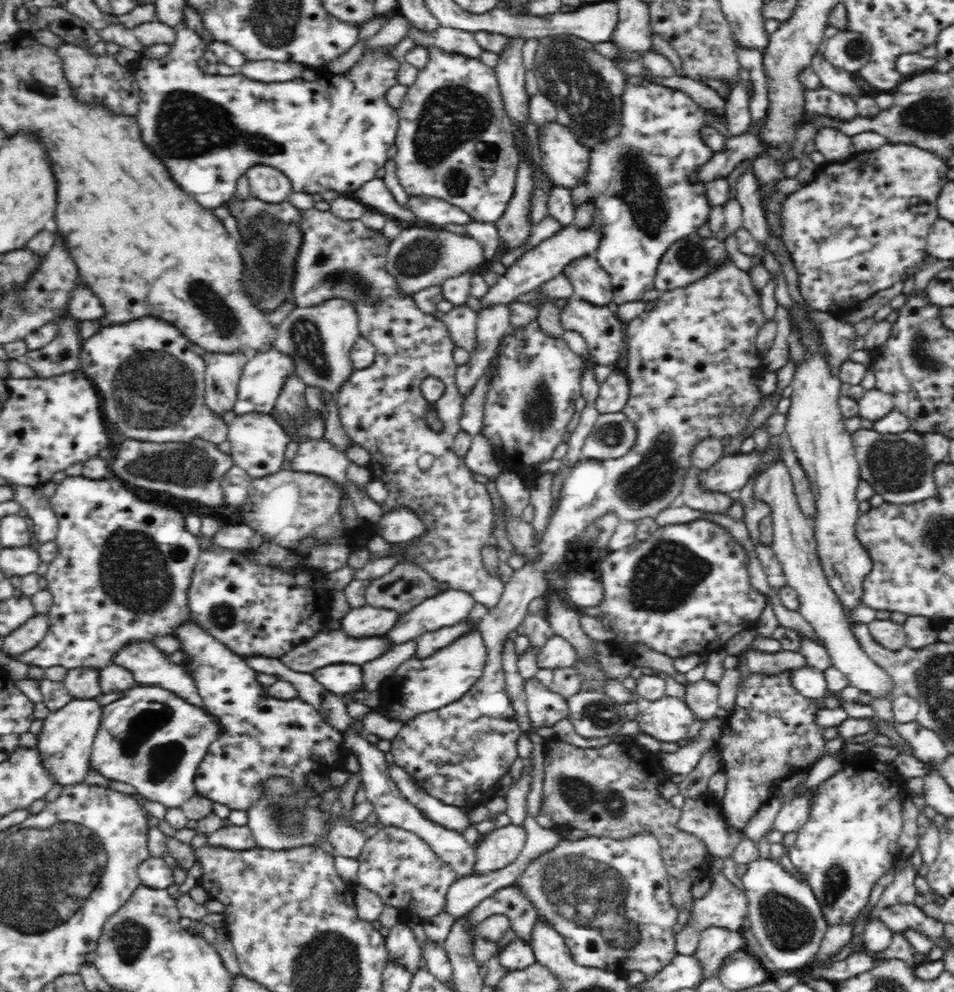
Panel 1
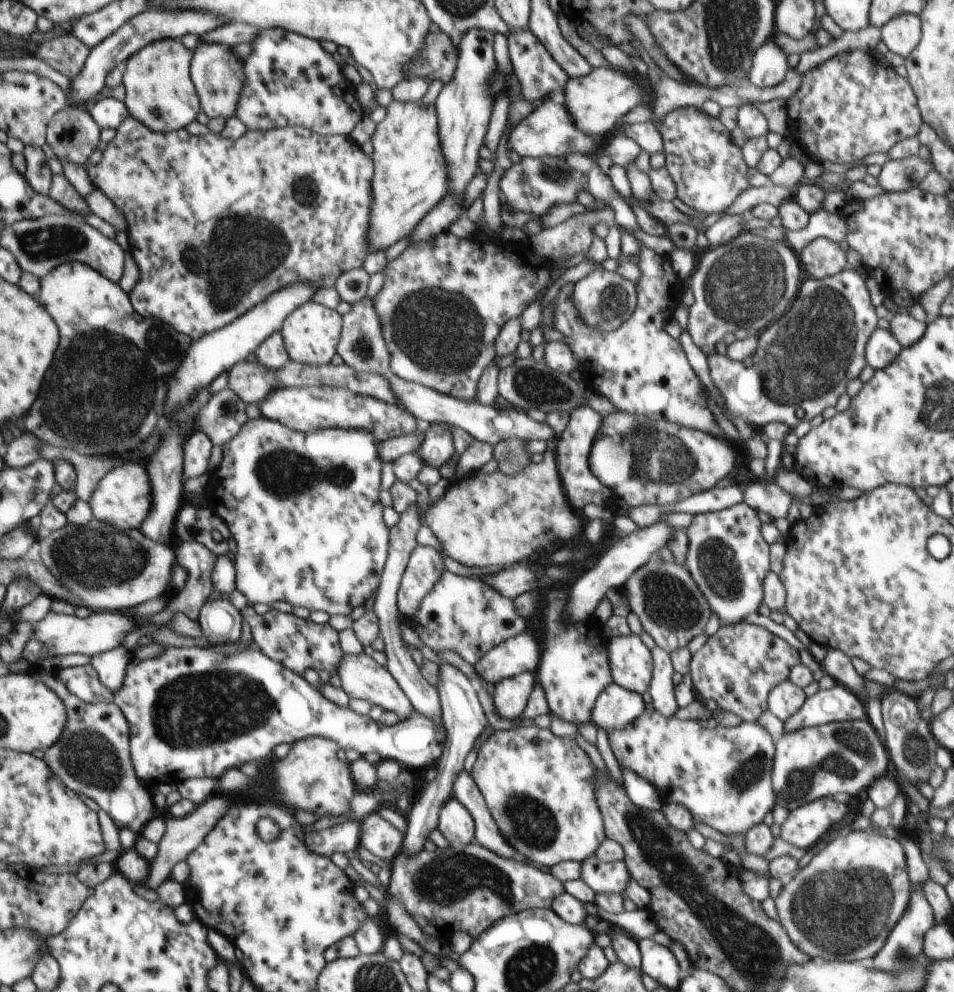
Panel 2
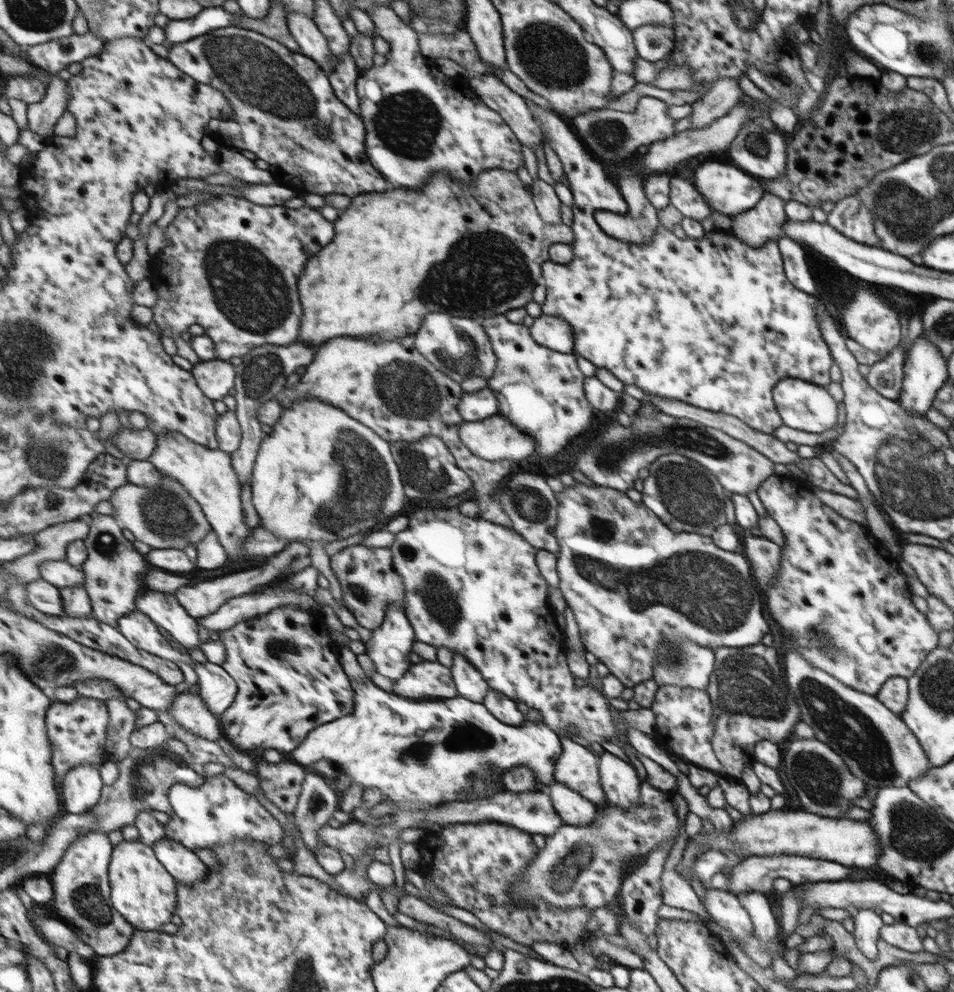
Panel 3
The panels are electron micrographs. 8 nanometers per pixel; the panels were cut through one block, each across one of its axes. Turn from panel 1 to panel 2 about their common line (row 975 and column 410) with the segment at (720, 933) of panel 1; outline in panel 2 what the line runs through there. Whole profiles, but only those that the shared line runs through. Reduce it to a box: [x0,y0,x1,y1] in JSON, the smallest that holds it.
[338,652,412,721]

